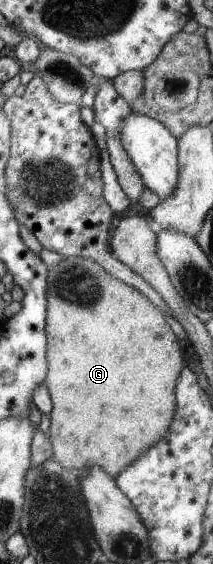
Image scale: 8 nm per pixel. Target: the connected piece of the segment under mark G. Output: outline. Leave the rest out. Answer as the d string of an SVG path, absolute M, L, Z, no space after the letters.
M64 257L48 270L48 375L44 380L50 388L54 409L50 414L51 438L53 444L54 461L66 469L83 472L87 467L97 465L104 468L116 478L126 468L140 458L142 452L148 451L168 435L178 407L176 388L185 364L185 349L181 346L177 334L173 332L171 324L163 316L160 308L144 293L133 285L127 284L120 278L113 276L94 260L81 257Z

